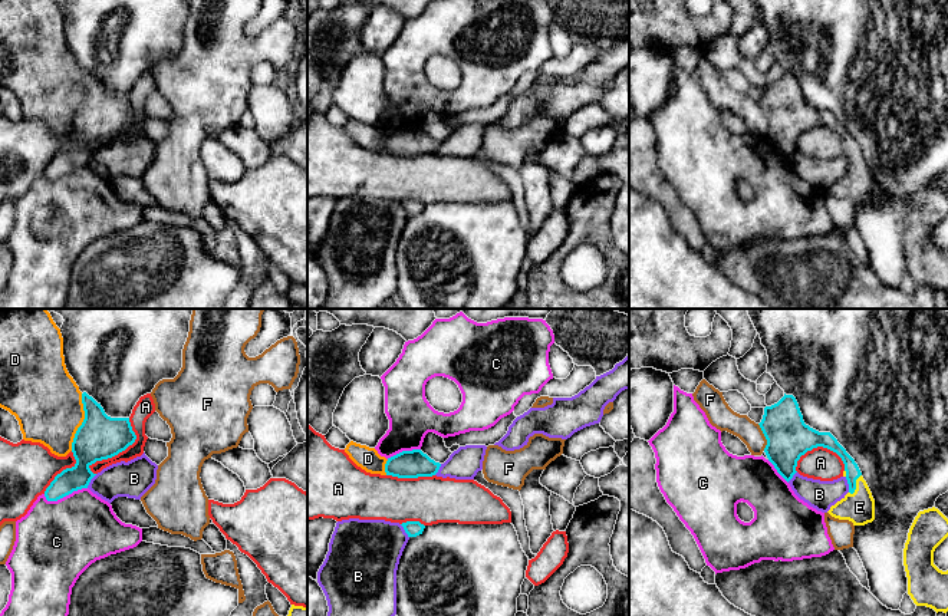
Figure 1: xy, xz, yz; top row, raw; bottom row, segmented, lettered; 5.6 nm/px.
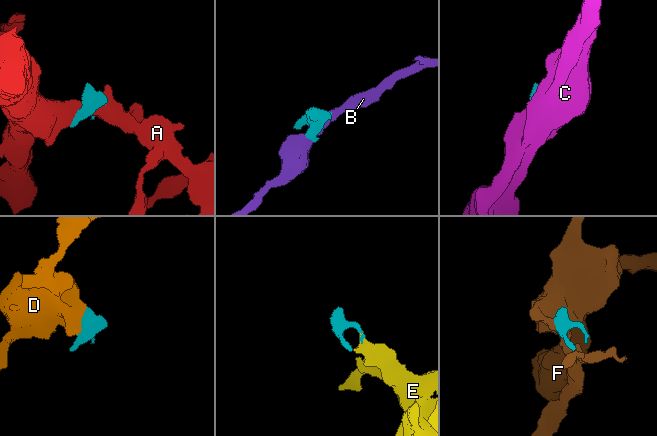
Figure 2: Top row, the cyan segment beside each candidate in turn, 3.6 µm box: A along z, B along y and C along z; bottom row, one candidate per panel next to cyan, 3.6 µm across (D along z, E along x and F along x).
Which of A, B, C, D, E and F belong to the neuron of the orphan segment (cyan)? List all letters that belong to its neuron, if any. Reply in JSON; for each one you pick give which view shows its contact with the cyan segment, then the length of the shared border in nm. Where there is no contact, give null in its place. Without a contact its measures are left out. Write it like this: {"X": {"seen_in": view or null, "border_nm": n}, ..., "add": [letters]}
{"E": {"seen_in": "yz", "border_nm": 130}, "add": ["E"]}

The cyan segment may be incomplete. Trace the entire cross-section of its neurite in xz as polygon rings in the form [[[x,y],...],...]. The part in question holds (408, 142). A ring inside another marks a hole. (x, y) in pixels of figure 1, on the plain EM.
[[[412,128],[388,136],[385,151],[398,157],[432,155],[438,151],[440,145],[440,141],[431,138],[421,128]]]

